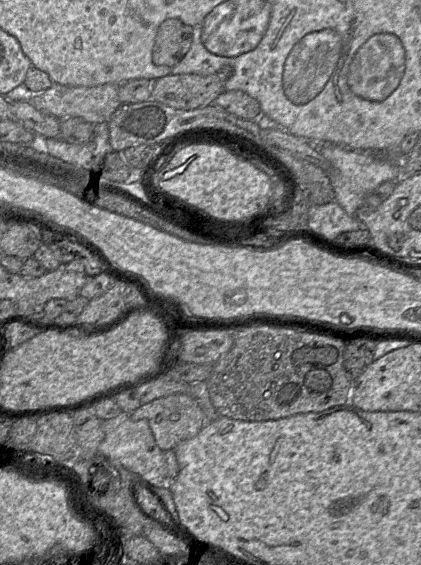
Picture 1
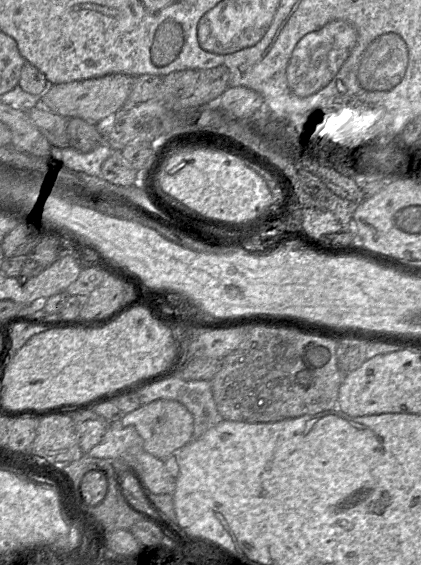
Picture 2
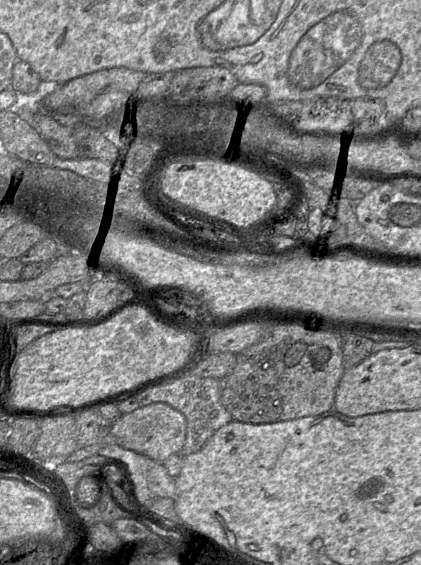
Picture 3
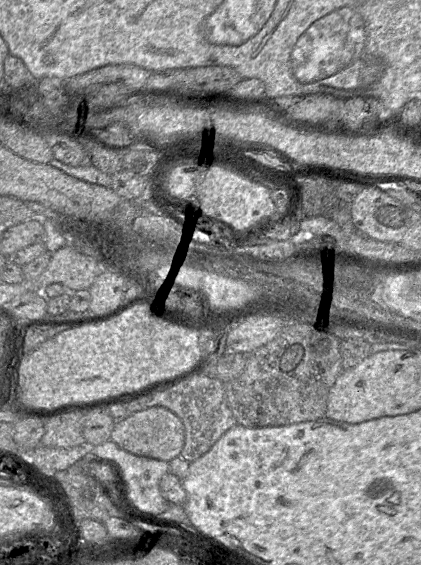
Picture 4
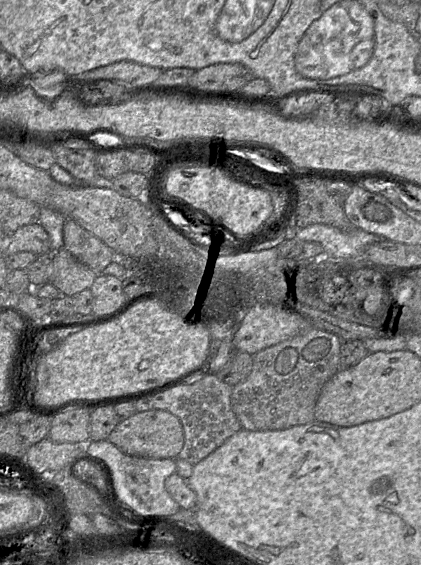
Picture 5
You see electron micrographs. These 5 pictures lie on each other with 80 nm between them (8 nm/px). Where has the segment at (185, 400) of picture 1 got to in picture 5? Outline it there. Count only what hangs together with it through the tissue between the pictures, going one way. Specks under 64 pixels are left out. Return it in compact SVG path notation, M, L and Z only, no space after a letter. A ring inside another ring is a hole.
M151 409L136 412L120 421L110 433L108 440L131 456L177 459L184 445L184 432L180 420L175 415L166 410Z

